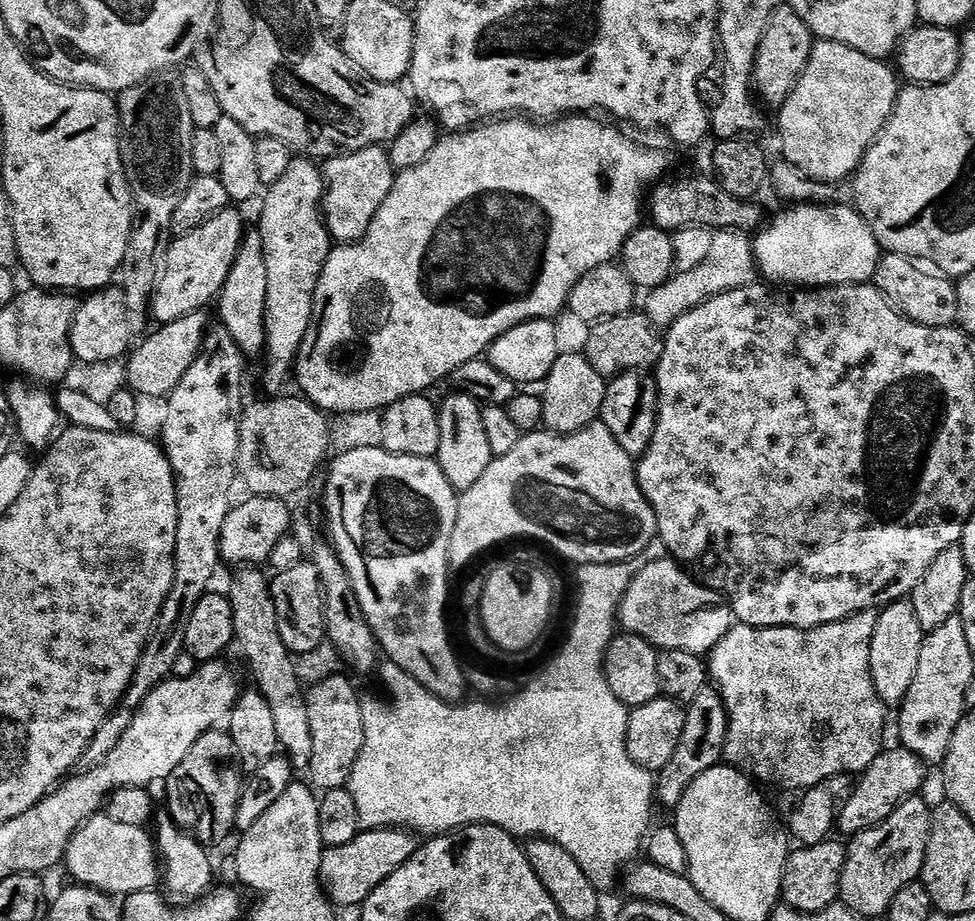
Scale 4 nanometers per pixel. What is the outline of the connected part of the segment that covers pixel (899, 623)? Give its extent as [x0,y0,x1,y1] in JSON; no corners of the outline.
[872,599,925,701]

